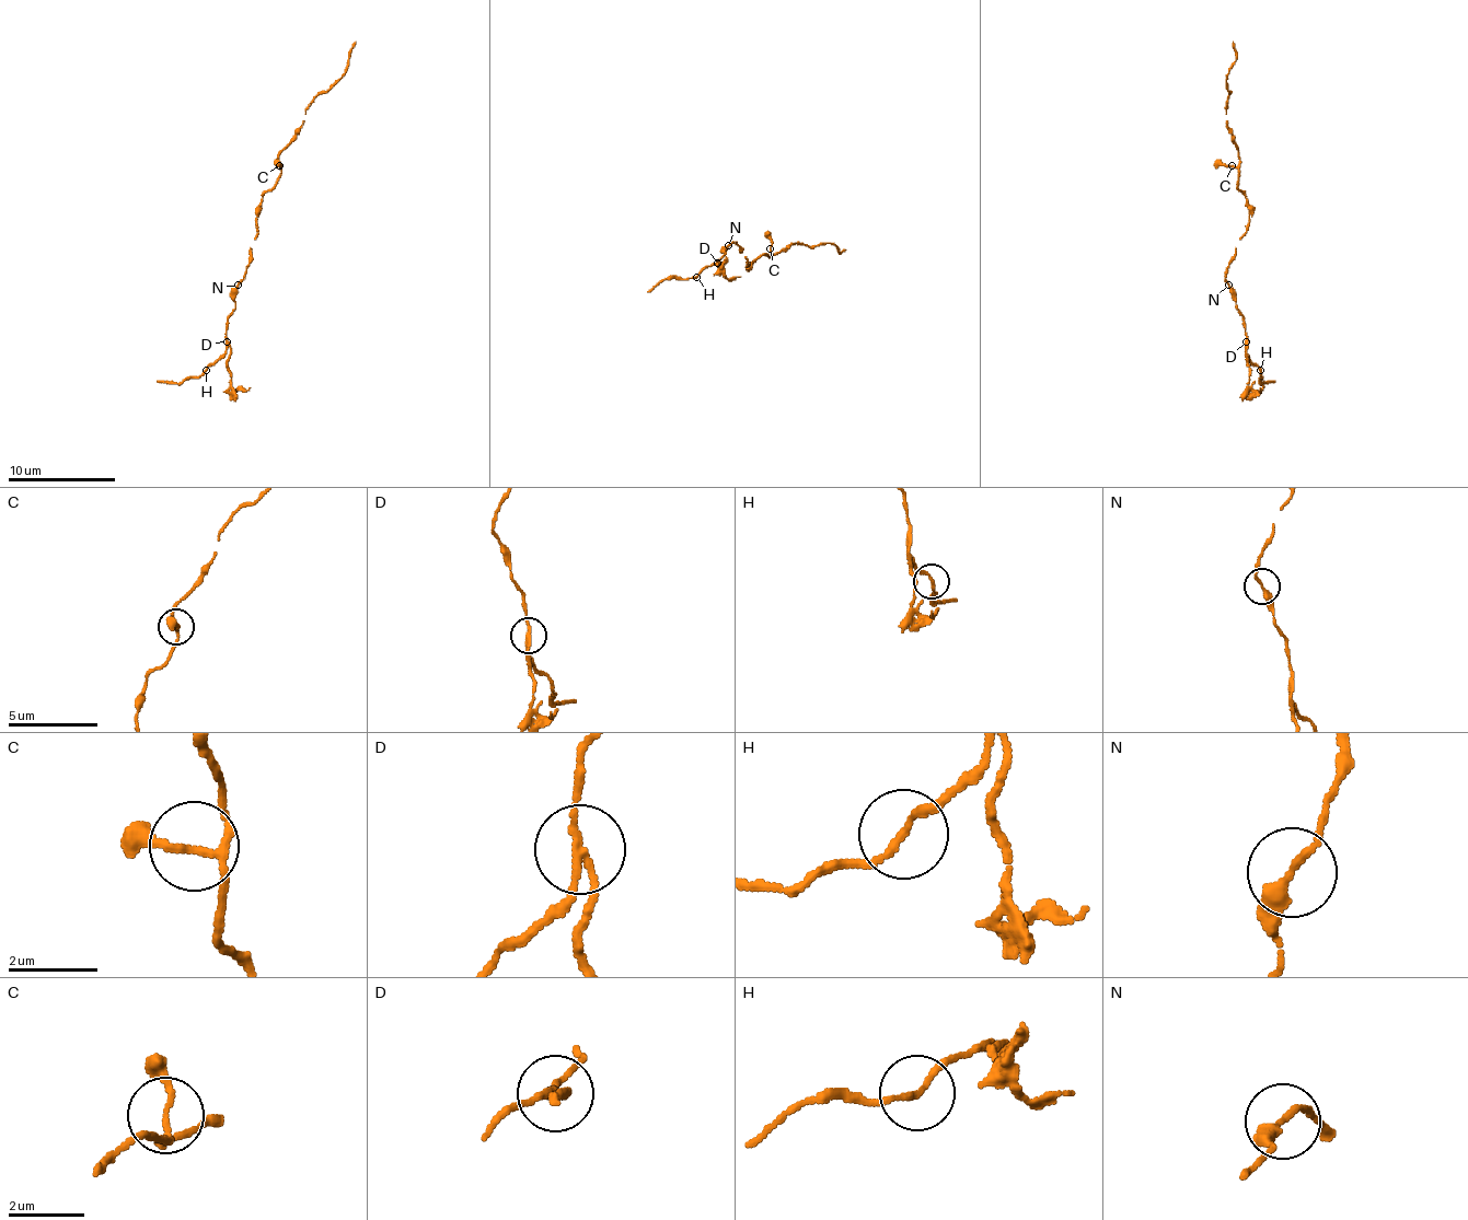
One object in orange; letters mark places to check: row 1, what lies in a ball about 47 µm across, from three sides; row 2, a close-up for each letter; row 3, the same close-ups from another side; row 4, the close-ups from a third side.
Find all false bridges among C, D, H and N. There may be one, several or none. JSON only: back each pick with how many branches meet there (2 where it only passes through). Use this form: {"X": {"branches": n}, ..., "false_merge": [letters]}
{"D": {"branches": 3}, "false_merge": ["D"]}

